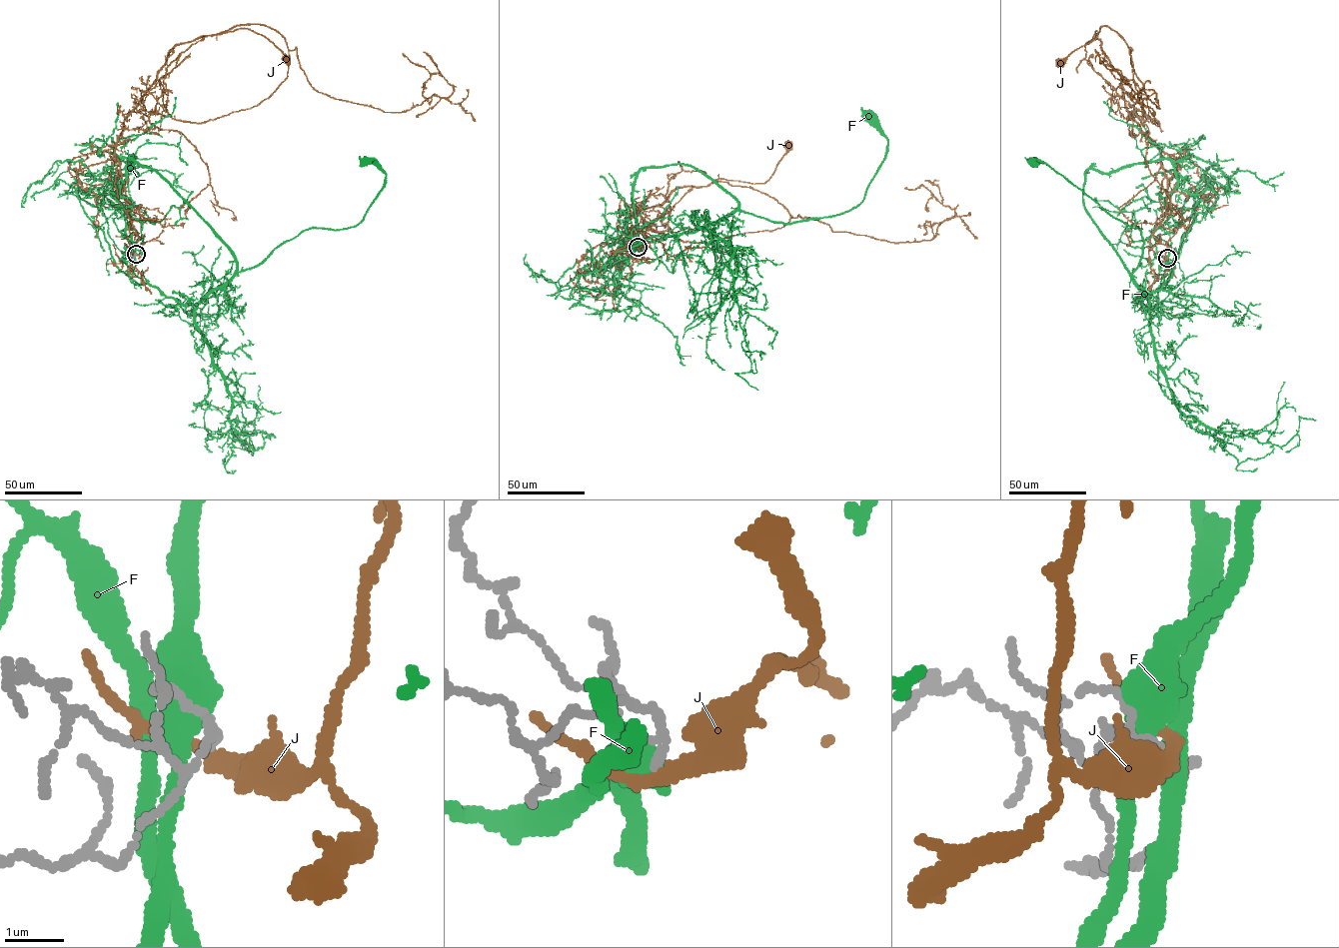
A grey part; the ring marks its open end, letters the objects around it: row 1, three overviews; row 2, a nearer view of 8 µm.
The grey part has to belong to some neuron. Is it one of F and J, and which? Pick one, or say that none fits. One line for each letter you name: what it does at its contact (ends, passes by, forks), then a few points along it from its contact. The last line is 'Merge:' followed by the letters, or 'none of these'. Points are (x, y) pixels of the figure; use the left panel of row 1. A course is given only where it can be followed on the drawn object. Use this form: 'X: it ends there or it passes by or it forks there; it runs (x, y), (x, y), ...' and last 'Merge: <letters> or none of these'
Merge: none of these

